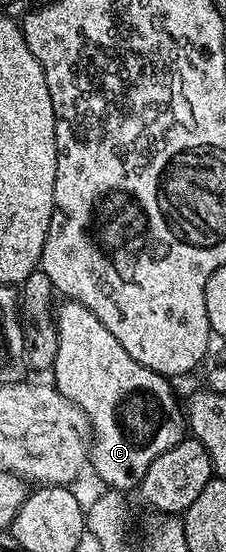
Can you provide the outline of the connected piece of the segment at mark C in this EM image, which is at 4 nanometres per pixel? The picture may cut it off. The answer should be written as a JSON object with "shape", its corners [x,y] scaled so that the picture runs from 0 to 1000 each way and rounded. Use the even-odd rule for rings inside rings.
{"shape":[[[292,543],[248,562],[239,585],[257,596],[257,636],[230,672],[235,697],[257,701],[288,721],[319,725],[319,732],[350,736],[372,754],[398,763],[407,799],[394,803],[398,828],[389,835],[416,844],[442,868],[469,873],[491,889],[562,891],[588,884],[624,882],[637,862],[655,855],[673,833],[783,801],[805,799],[827,784],[827,759],[814,755],[810,737],[788,732],[770,716],[757,687],[721,678],[673,674],[673,667],[637,667],[549,630],[531,630],[531,616],[372,558],[372,551],[323,543]]]}

